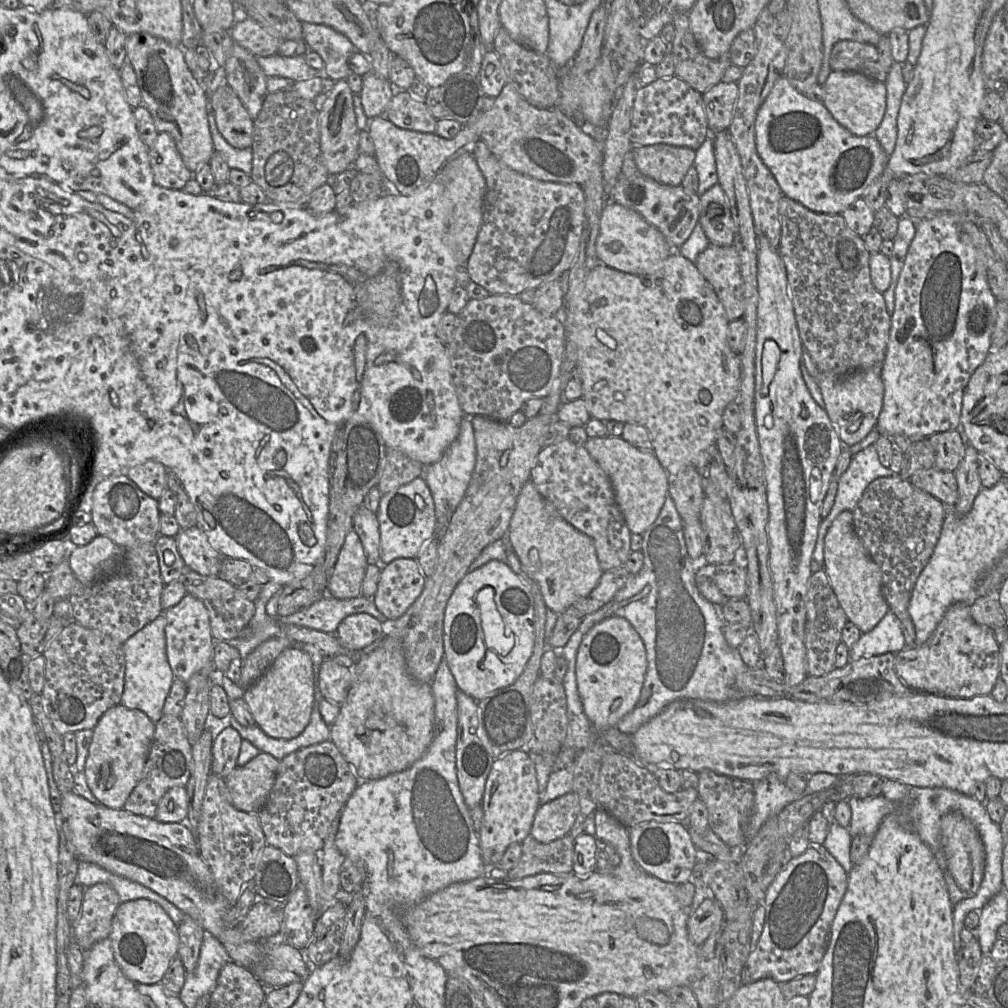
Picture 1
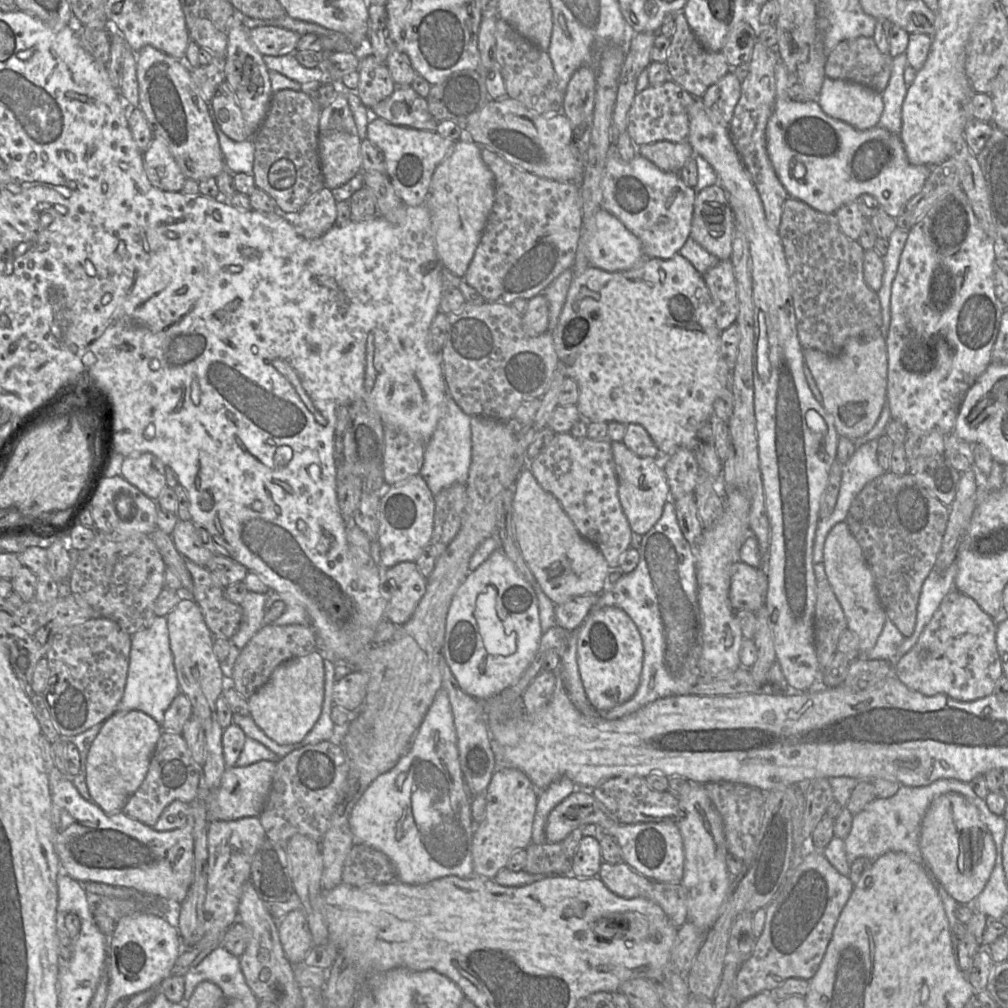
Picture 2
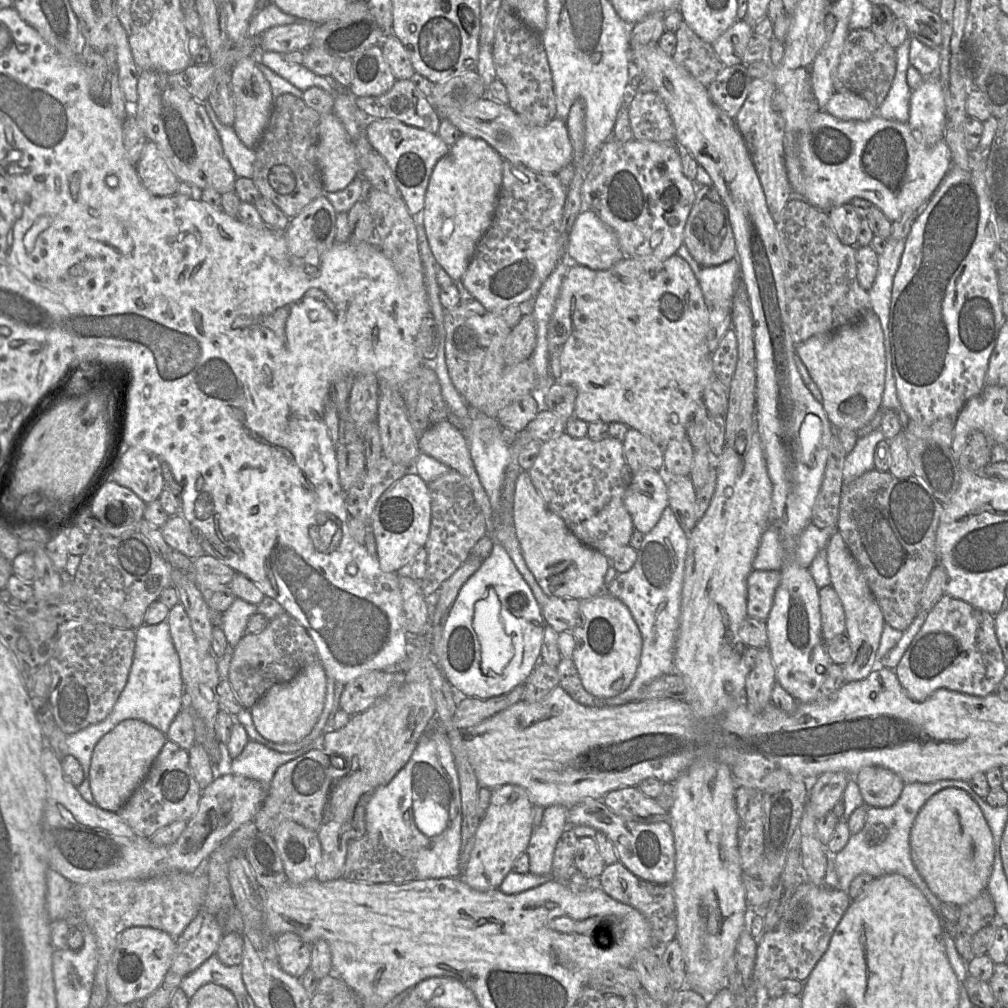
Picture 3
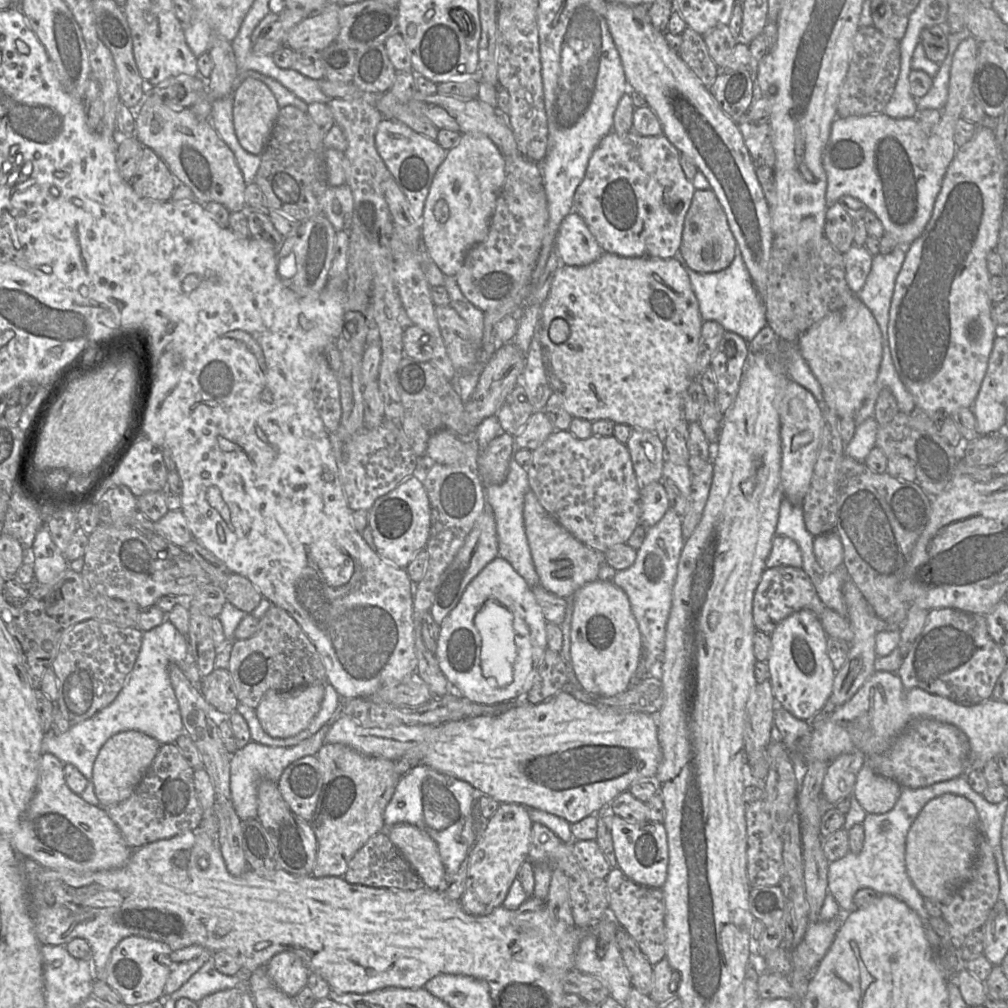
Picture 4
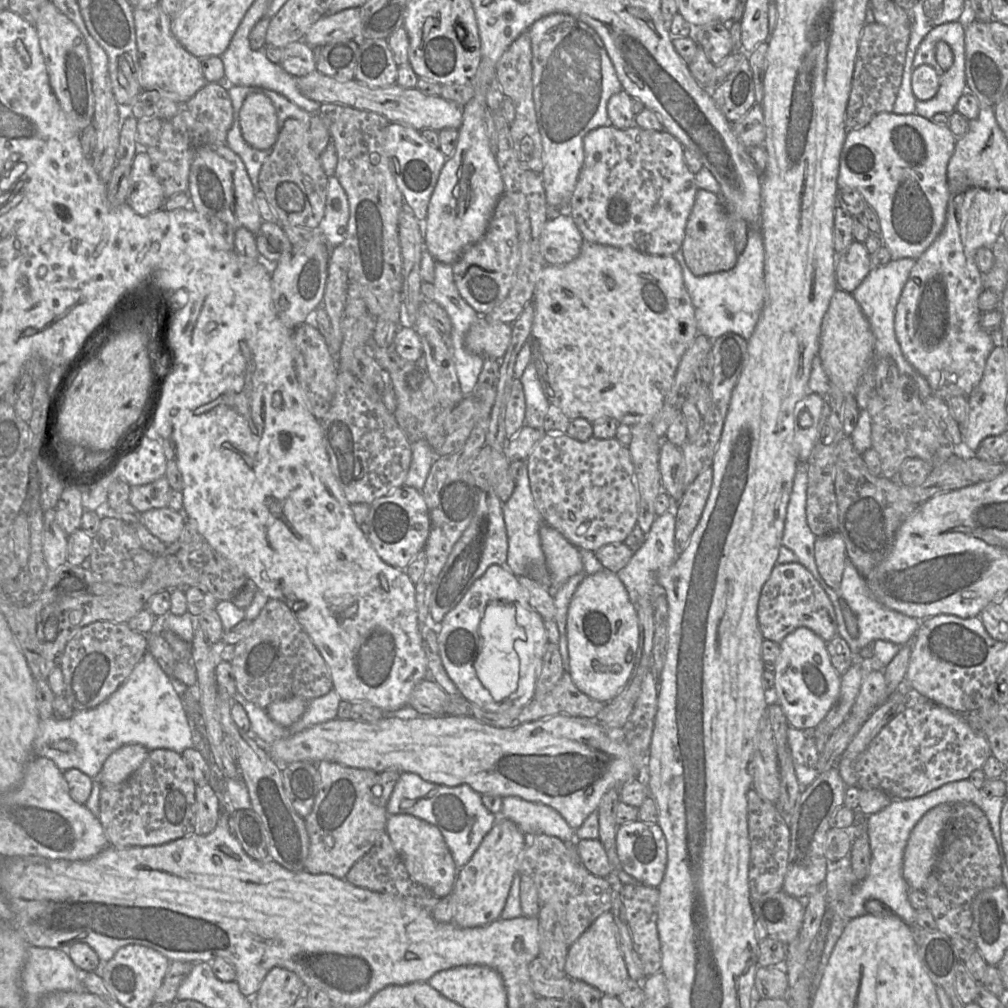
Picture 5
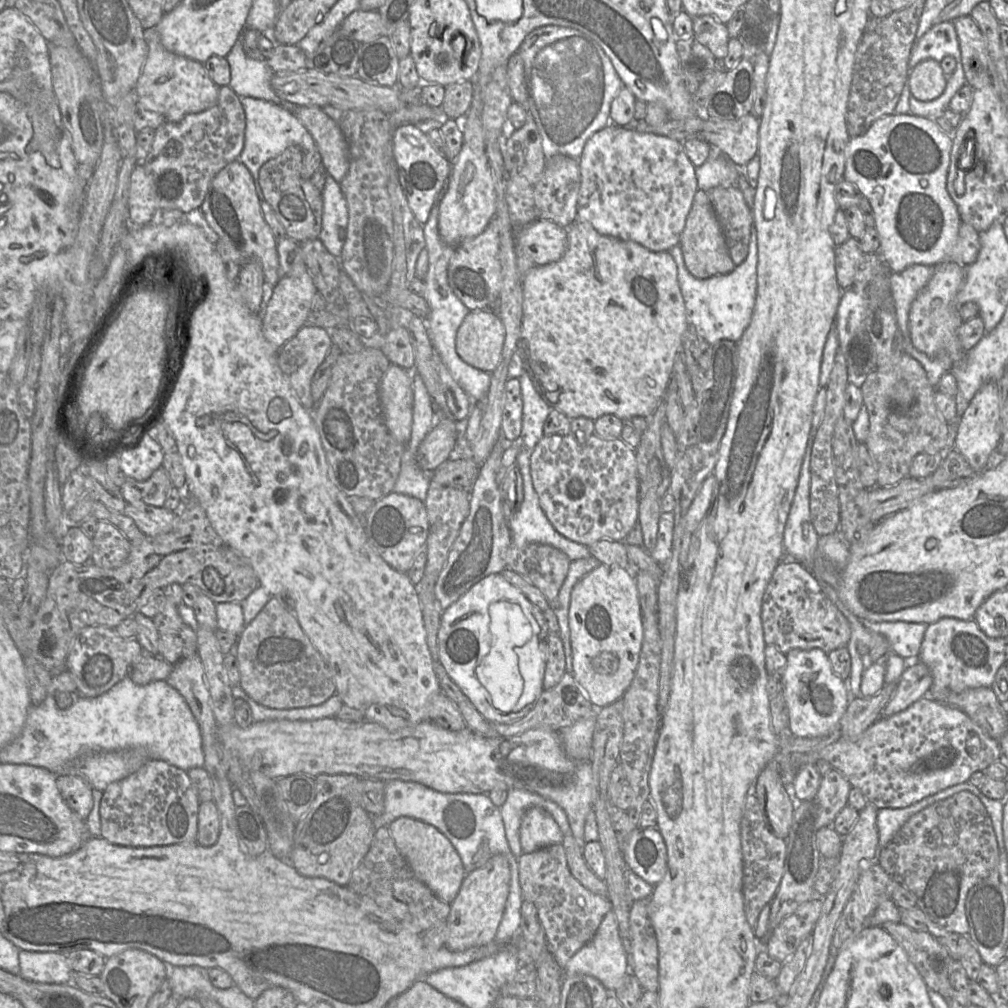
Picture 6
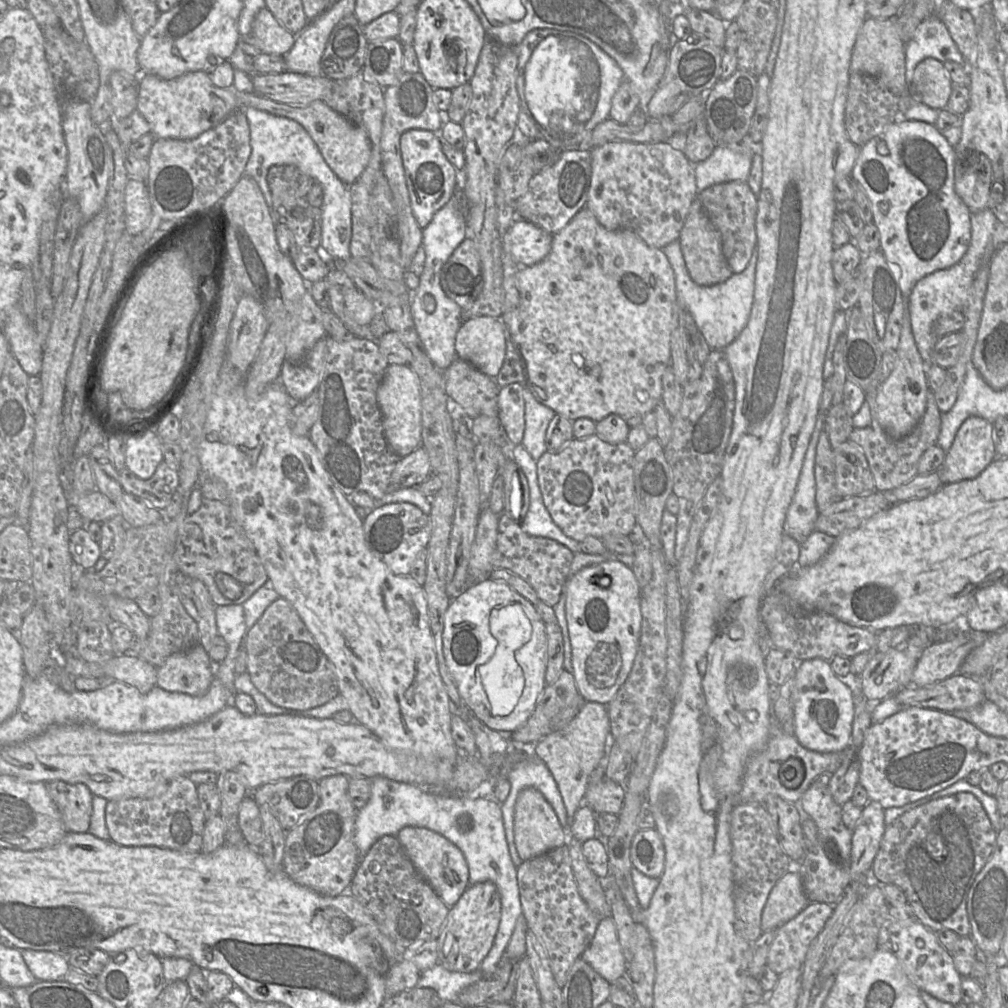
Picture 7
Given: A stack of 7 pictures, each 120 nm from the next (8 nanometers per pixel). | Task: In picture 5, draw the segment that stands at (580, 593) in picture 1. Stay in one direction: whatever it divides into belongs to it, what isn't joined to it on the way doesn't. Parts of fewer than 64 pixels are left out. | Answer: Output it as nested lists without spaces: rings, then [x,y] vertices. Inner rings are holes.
[[[547,523],[539,529],[541,547],[552,580],[552,590],[563,585],[570,577],[583,572],[580,549]]]

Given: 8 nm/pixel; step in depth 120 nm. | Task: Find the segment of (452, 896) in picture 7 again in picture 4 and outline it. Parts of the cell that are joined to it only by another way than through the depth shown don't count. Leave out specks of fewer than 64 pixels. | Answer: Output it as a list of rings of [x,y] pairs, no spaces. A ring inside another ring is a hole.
[[[398,823],[385,830],[391,842],[431,890],[445,889],[445,868],[435,841],[423,830]]]

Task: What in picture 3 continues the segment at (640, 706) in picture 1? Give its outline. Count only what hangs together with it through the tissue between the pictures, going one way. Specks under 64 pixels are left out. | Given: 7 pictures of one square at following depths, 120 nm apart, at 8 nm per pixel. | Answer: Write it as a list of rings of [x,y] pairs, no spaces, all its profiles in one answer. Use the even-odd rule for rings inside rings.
[[[667,506],[656,526],[644,535],[633,567],[616,578],[607,587],[610,595],[622,601],[630,610],[642,637],[642,653],[635,677],[628,688],[617,696],[596,697],[584,688],[572,657],[562,657],[556,667],[559,685],[576,702],[590,707],[624,705],[637,699],[638,691],[651,680],[677,673],[674,663],[675,642],[680,626],[681,598],[688,533],[679,525],[672,509]]]

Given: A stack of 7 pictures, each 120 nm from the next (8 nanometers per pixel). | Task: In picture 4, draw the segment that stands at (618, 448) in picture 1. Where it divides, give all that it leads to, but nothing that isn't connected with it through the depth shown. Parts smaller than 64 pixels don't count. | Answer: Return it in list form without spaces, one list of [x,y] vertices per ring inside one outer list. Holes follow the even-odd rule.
[[[661,481],[653,482],[640,490],[641,524],[657,524],[669,508],[666,490]]]

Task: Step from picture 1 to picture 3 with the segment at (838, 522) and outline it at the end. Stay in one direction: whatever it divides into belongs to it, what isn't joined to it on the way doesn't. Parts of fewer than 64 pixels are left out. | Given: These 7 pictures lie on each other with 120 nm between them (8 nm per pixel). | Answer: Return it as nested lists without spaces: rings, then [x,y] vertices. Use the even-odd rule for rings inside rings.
[[[838,531],[830,537],[825,551],[830,585],[841,601],[845,615],[845,634],[851,645],[851,656],[842,666],[843,675],[846,682],[862,680],[875,669],[875,666],[879,666],[876,652],[885,623],[883,613],[869,589],[864,574]]]

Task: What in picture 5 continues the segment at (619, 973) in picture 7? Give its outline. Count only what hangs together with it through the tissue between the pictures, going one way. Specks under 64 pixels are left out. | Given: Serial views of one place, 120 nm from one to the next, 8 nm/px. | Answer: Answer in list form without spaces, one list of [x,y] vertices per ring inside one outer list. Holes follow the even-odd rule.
[[[612,912],[601,914],[570,946],[565,973],[572,979],[596,987],[603,995],[618,997],[625,990],[630,977],[619,945],[618,929]]]

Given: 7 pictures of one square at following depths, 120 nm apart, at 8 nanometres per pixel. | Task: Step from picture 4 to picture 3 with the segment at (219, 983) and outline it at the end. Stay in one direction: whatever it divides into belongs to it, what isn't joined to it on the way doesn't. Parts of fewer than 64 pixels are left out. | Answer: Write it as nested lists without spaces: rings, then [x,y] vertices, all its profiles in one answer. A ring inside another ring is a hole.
[[[214,954],[184,977],[179,988],[190,999],[201,986],[207,983],[217,984],[219,981],[229,982],[235,987],[240,986],[239,983],[243,983],[242,971],[240,965],[224,965]]]

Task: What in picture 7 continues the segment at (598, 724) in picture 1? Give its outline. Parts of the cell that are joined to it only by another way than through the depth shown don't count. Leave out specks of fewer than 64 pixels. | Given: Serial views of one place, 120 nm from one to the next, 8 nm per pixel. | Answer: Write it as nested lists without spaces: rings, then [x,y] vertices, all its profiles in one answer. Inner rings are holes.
[[[609,554],[607,560],[570,575],[564,592],[576,686],[586,702],[607,705],[626,681],[638,650],[641,588],[632,568]]]

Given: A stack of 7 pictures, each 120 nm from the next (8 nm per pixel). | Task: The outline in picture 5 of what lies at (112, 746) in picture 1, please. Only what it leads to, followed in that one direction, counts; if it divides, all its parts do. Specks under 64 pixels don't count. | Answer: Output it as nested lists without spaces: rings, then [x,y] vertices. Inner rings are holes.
[[[126,744],[105,760],[96,780],[102,785],[116,785],[127,780],[143,763],[149,750],[140,744]]]

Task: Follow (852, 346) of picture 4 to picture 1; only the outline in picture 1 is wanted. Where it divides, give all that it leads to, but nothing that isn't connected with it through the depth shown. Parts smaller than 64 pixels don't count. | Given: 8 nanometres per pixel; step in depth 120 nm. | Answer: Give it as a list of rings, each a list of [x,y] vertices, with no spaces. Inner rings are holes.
[[[881,366],[860,370],[847,376],[819,373],[814,379],[821,391],[825,411],[836,426],[844,447],[860,442],[876,427],[884,398]]]

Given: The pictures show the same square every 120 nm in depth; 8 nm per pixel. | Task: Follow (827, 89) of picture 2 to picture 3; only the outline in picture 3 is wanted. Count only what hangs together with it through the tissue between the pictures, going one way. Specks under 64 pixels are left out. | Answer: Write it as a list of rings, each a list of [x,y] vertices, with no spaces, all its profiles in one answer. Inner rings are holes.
[[[835,91],[824,110],[843,121],[867,121],[878,113],[865,98],[849,91]]]

